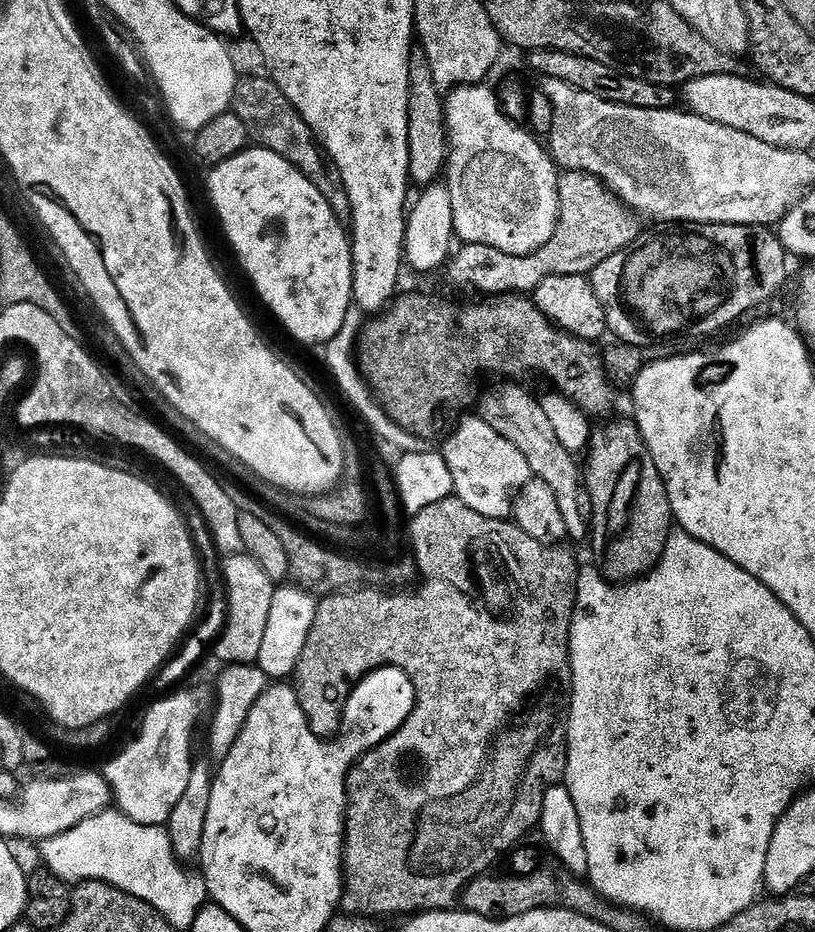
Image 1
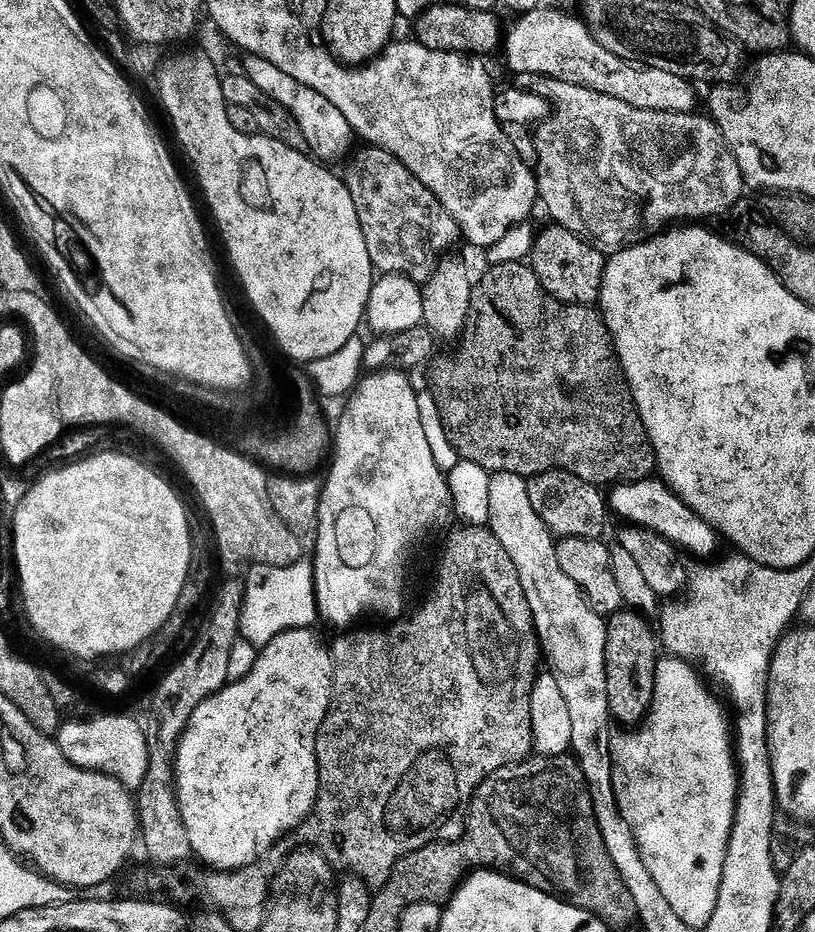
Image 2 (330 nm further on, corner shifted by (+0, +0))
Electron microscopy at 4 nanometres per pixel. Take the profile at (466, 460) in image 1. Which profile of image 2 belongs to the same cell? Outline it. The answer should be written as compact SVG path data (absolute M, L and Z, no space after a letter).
M494 472L489 475L488 482L488 523L502 550L510 554L518 570L543 659L552 667L551 679L555 680L570 712L573 727L571 751L584 771L585 780L596 780L596 776L608 772L608 760L618 752L615 738L607 732L614 721L608 711L605 617L588 603L576 584L562 574L553 533L549 532L542 518L534 514L534 506L530 506L528 480L518 474Z

